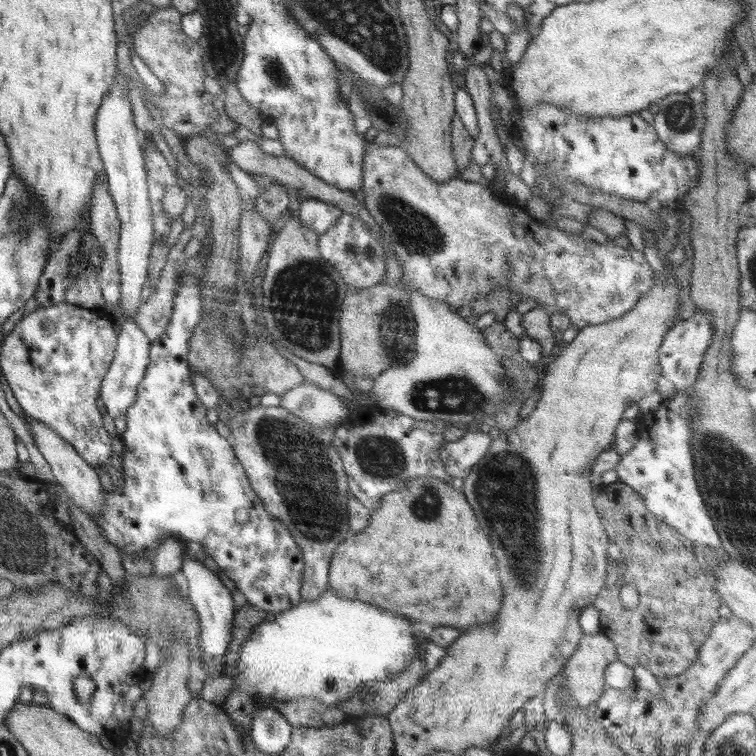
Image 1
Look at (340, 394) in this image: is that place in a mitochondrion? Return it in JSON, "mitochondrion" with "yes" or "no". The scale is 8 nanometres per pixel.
{"mitochondrion":"no"}

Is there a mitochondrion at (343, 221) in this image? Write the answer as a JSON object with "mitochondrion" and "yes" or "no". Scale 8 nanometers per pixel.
{"mitochondrion":"no"}

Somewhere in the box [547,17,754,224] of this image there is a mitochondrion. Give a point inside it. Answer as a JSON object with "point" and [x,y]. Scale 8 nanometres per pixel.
{"point":[680,116]}

